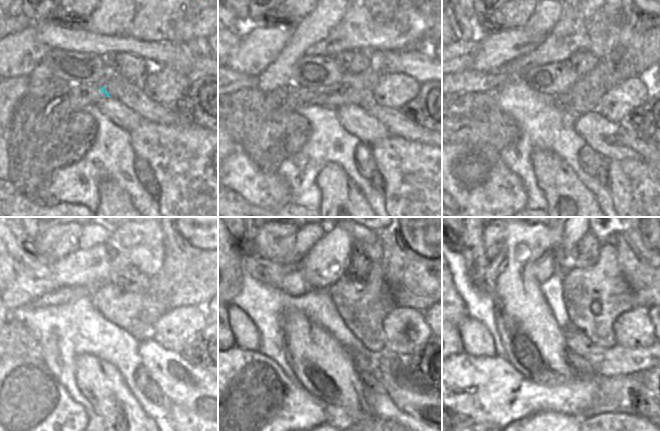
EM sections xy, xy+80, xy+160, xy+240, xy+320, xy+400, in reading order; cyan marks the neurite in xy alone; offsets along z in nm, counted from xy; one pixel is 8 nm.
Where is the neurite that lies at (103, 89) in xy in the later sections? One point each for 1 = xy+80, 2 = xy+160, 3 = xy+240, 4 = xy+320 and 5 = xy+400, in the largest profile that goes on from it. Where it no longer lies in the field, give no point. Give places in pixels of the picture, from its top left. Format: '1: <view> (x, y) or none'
1: xy+80 (357, 89)
2: xy+160 (645, 41)
3: xy+240 (197, 237)
4: xy+320 (421, 262)
5: xy+400 (645, 245)

